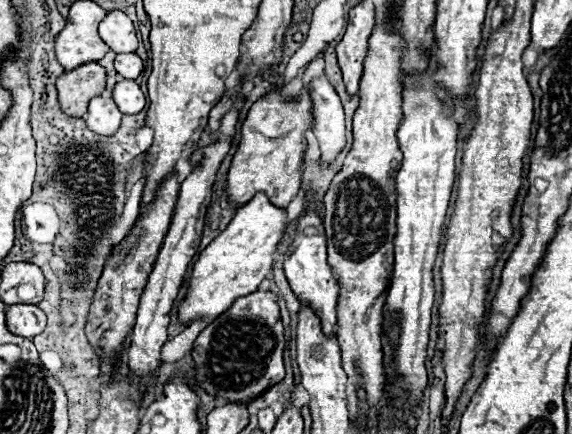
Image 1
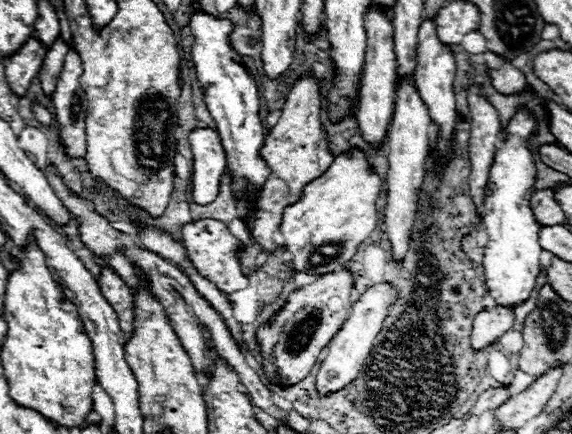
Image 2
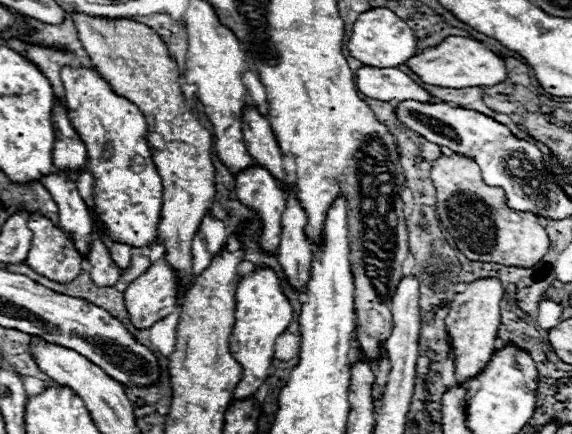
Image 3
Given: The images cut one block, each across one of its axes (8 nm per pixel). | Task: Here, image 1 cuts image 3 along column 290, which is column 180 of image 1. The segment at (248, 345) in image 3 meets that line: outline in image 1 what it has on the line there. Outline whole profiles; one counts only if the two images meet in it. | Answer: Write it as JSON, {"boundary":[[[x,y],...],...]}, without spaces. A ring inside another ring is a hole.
{"boundary":[[[264,192],[256,194],[250,202],[246,202],[228,228],[200,254],[198,262],[194,264],[188,296],[184,298],[178,318],[180,322],[188,324],[200,318],[216,318],[226,312],[234,300],[248,296],[258,290],[260,282],[272,270],[276,246],[282,242],[286,234],[286,210],[276,208]]]}

